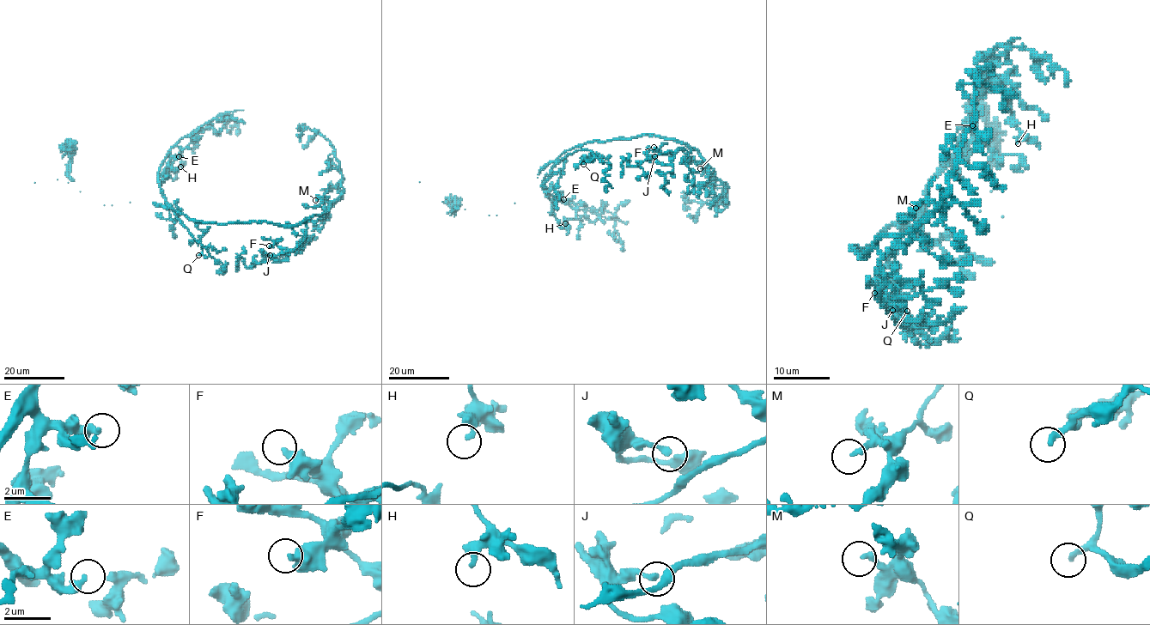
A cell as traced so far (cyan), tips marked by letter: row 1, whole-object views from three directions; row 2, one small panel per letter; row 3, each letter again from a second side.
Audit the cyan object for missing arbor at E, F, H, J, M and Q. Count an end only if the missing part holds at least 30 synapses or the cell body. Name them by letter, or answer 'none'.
Q

